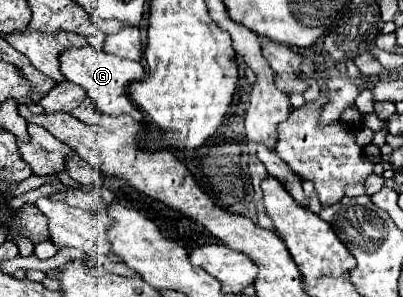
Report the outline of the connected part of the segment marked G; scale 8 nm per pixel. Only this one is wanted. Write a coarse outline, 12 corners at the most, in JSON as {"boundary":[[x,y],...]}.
{"boundary":[[92,46],[60,54],[68,82],[110,116],[142,114],[126,96],[144,66]]}

